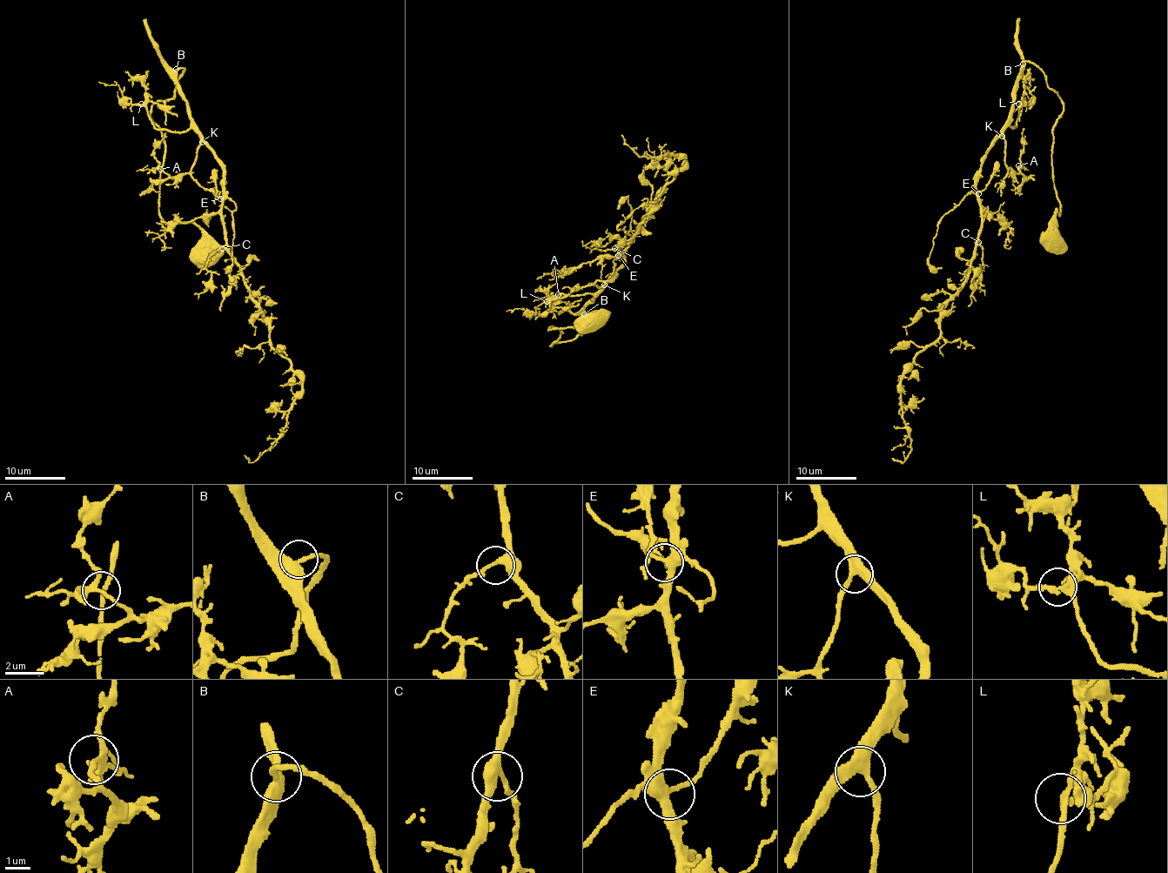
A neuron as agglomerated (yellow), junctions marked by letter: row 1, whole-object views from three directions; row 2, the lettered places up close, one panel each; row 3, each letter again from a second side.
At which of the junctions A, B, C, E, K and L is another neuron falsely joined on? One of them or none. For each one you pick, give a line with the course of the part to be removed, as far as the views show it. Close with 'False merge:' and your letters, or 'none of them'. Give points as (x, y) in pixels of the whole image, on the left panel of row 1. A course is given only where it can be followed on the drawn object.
False merge: none of them

